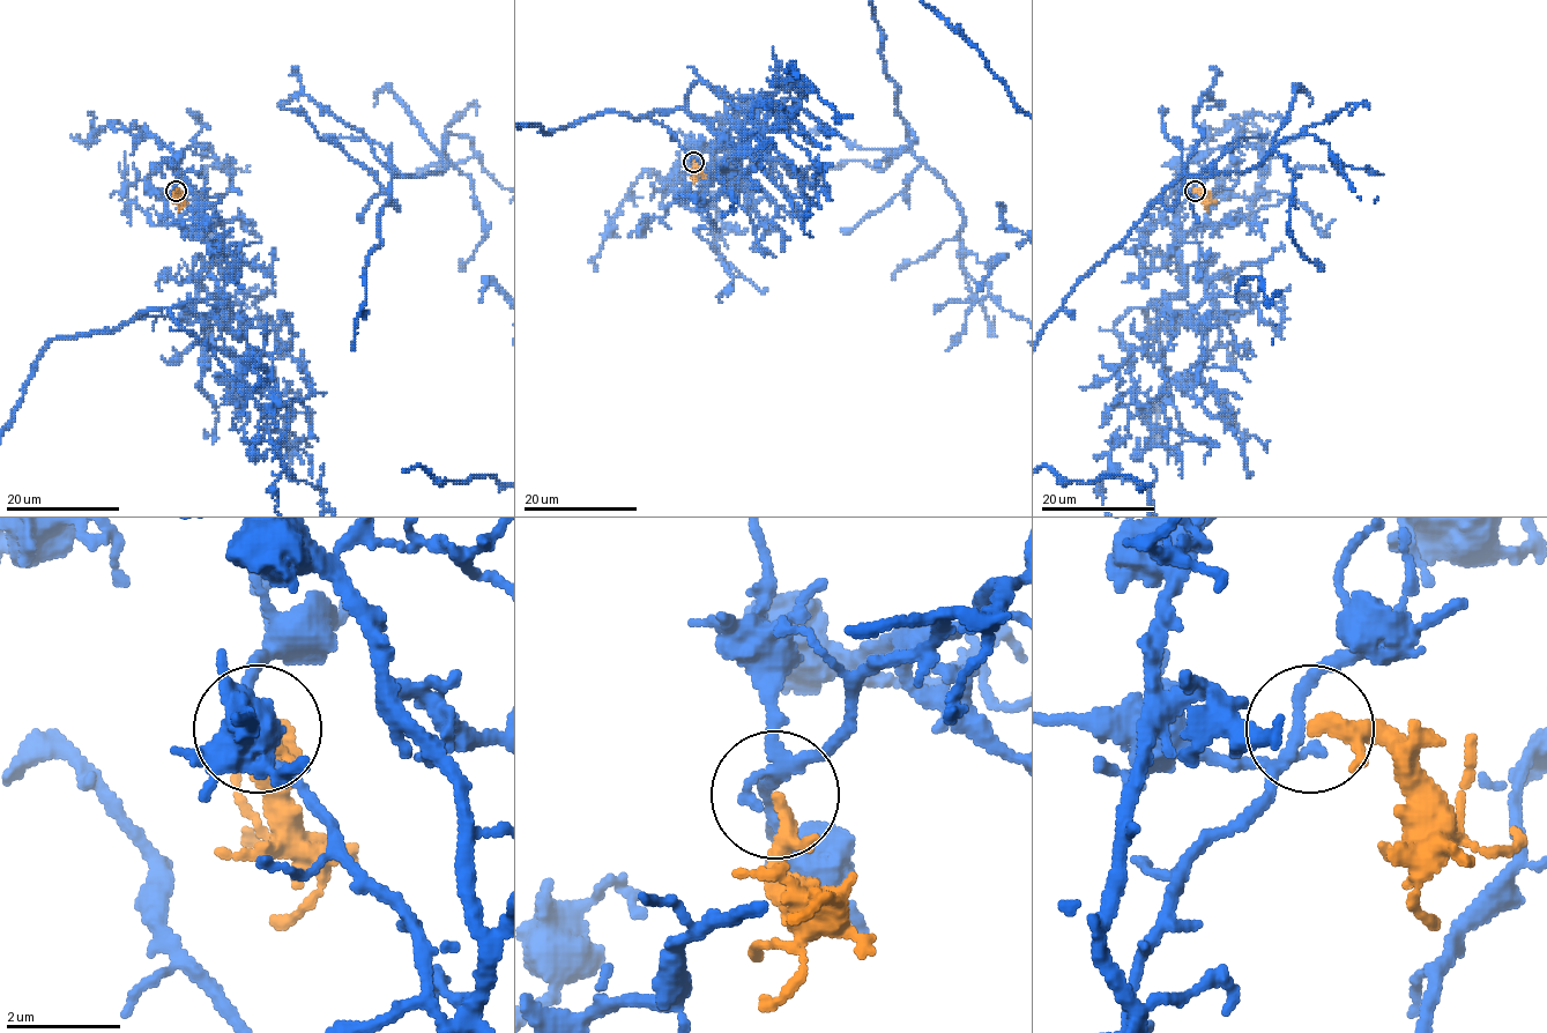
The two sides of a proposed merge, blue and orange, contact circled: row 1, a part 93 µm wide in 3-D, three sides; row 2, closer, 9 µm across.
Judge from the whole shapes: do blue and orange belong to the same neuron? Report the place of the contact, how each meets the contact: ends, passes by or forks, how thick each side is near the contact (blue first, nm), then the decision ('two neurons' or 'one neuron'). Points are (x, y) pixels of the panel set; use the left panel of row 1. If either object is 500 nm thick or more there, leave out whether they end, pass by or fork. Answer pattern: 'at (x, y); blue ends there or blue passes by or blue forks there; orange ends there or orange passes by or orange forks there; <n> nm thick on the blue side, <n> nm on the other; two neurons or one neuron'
at (176, 191); blue forks there; orange passes by; 170 nm thick on the blue side, 200 nm on the other; one neuron

